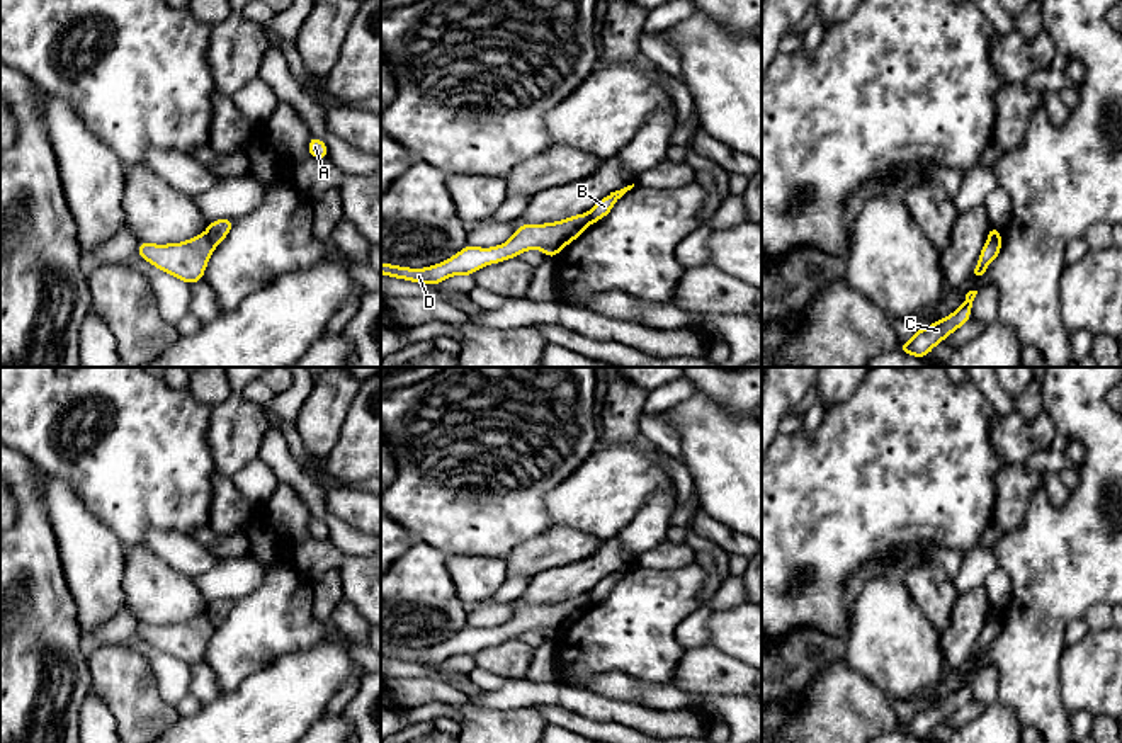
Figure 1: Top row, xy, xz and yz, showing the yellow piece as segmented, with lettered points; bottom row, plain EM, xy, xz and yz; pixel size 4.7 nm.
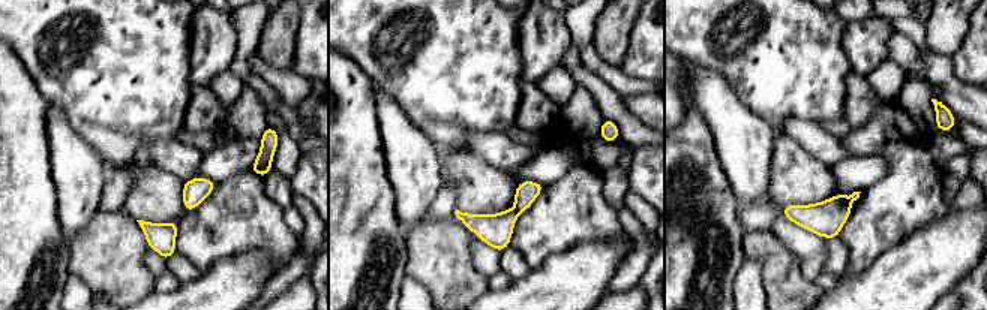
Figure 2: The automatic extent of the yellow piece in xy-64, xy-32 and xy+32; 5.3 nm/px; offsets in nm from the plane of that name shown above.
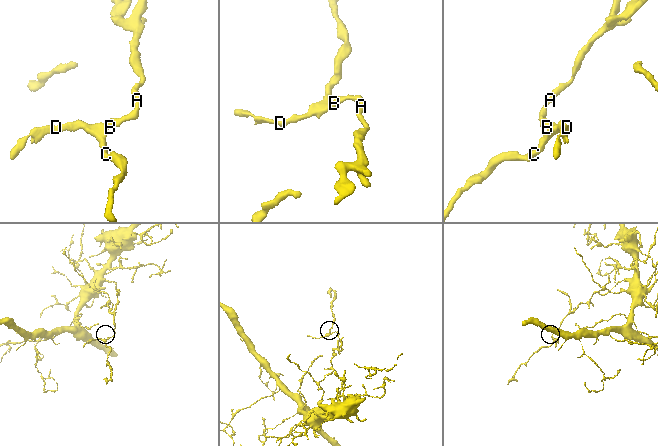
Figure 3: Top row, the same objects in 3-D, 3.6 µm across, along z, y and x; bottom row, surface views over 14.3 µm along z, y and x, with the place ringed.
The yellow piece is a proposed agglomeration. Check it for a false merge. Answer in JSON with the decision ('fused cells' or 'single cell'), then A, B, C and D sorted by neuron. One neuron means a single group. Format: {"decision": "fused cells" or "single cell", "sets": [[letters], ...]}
{"decision": "fused cells", "sets": [["A", "B"], ["C", "D"]]}

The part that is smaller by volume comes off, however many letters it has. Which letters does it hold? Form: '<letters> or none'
C, D

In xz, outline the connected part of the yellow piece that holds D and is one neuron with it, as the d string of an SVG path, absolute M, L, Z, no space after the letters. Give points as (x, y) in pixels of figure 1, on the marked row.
M588 213L571 216L556 223L520 224L512 238L498 247L479 248L466 245L454 257L425 269L410 269L381 262L381 274L410 282L427 286L440 284L450 275L473 275L476 270L500 264L508 258L517 258L527 250L542 250L547 258L552 258L571 241L575 241L592 224Z

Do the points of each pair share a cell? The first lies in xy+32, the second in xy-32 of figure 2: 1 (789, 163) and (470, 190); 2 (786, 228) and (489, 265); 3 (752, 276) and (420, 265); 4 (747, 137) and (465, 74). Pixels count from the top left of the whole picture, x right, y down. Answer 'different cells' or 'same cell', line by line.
1: same cell
2: same cell
3: different cells
4: different cells

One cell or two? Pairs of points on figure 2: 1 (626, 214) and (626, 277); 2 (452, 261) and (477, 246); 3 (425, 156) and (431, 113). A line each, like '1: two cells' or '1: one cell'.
1: one cell
2: two cells
3: two cells

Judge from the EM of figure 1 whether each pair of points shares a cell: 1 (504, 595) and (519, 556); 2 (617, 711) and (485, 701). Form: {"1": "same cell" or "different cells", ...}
{"1": "different cells", "2": "same cell"}

